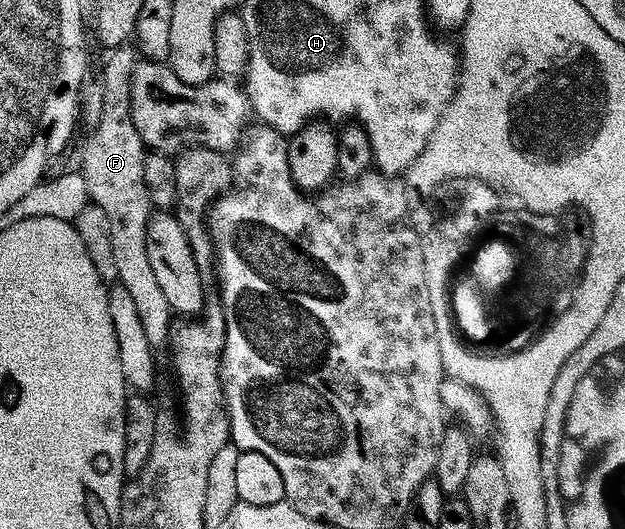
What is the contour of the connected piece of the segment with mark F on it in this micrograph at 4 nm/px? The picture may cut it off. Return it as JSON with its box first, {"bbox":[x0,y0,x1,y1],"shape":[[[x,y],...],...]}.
{"bbox":[82,46,174,346],"shape":[[[128,46],[113,48],[107,53],[108,61],[102,71],[102,97],[104,105],[100,108],[100,121],[92,132],[92,137],[84,144],[84,168],[82,174],[86,178],[88,195],[91,203],[102,206],[110,218],[112,226],[112,245],[114,246],[114,262],[119,283],[130,290],[130,298],[134,298],[134,306],[138,306],[138,316],[142,318],[142,326],[146,326],[146,338],[150,338],[153,346],[160,346],[167,341],[168,326],[174,319],[172,308],[166,302],[166,294],[162,294],[162,286],[154,279],[154,269],[150,266],[150,254],[146,252],[148,217],[154,208],[148,199],[148,187],[144,181],[144,157],[146,145],[140,139],[140,132],[132,121],[132,103],[128,97],[128,78],[132,74],[134,63],[133,49]]]}

